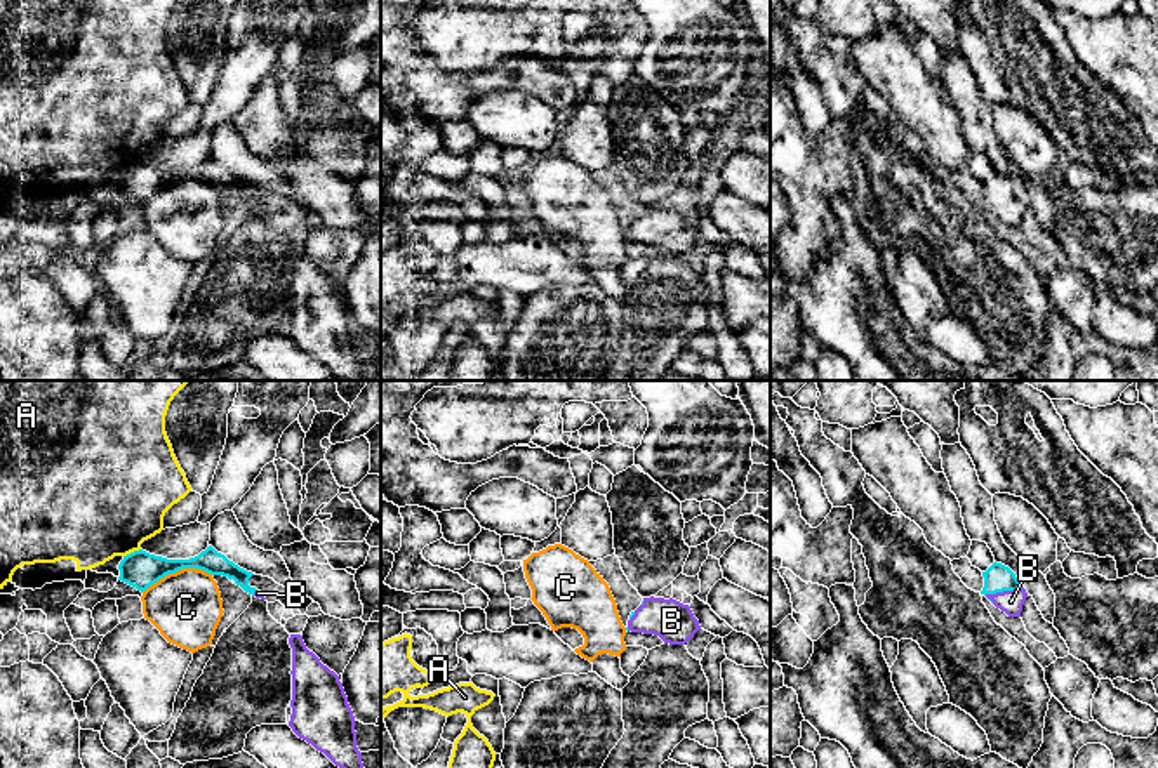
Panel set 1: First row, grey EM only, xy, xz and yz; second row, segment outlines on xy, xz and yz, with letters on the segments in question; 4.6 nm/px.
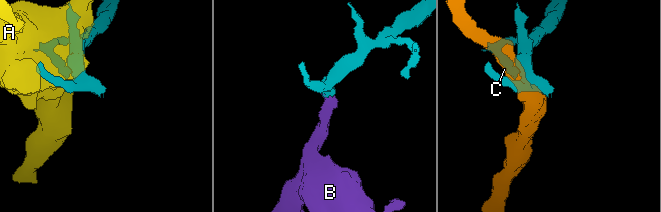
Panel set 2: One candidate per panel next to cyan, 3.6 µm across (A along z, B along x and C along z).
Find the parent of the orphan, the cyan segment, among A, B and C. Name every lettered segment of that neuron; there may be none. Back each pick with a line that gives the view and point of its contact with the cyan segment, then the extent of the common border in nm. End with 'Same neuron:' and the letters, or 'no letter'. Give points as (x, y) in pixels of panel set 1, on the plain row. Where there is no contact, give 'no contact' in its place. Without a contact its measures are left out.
B: meets cyan in yz at (1002, 202); contact 180 nm long
Same neuron: B

